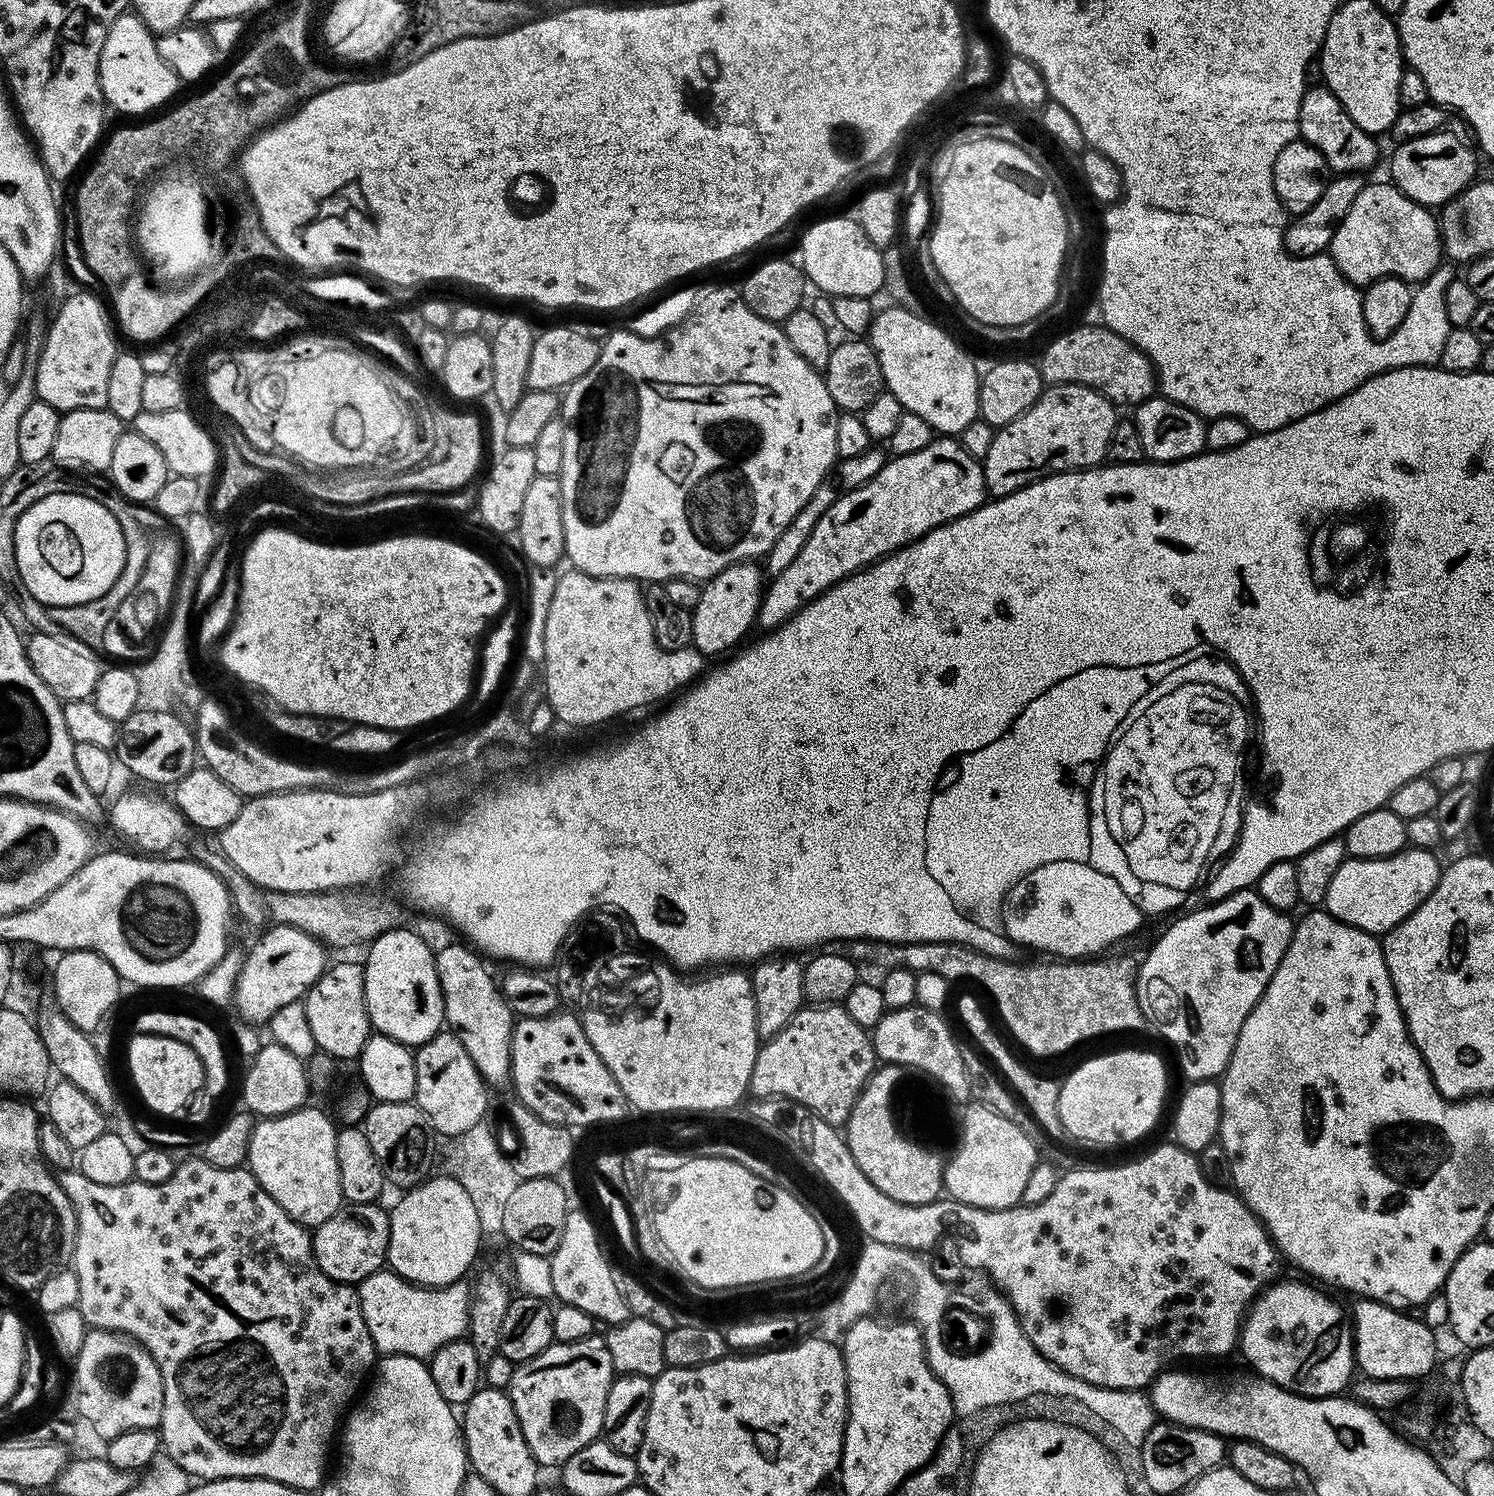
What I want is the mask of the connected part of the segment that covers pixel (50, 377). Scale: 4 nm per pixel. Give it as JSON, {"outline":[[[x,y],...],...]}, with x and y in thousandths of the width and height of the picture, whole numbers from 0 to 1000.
{"outline":[[[49,195],[37,206],[37,212],[35,214],[34,212],[31,217],[28,237],[24,245],[24,263],[41,277],[72,271],[71,261],[79,231],[75,225],[76,217],[73,207],[68,199],[67,201],[59,195]]]}

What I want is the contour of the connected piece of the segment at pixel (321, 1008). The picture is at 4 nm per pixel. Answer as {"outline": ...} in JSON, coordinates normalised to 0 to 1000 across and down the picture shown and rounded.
{"outline":[[[230,642],[228,644],[223,644],[210,656],[210,659],[203,666],[203,678],[207,684],[210,697],[215,704],[222,706],[225,710],[228,709],[238,709],[241,703],[245,699],[249,684],[246,682],[245,675],[245,654],[244,645],[236,642]]]}

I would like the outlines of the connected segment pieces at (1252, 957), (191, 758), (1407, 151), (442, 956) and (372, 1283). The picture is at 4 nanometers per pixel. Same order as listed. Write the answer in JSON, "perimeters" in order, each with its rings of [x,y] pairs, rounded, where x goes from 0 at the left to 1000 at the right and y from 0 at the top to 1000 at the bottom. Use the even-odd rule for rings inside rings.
{"perimeters":[[[[831,595],[825,597],[819,602],[809,603],[803,607],[797,608],[789,614],[777,624],[774,628],[774,632],[768,636],[766,642],[764,641],[762,644],[762,655],[764,658],[764,671],[767,674],[767,679],[769,682],[774,684],[774,687],[787,700],[787,703],[790,705],[790,714],[793,716],[793,723],[813,723],[819,720],[819,716],[822,714],[823,707],[826,705],[826,699],[829,697],[829,691],[831,689],[831,683],[839,675],[839,672],[845,667],[850,654],[853,654],[853,648],[855,648],[855,643],[858,643],[858,638],[861,638],[861,632],[863,632],[863,627],[866,620],[866,615],[864,612],[855,608],[850,606],[843,600],[843,597],[840,595]]],[[[92,475],[82,482],[79,487],[76,505],[82,515],[84,513],[89,516],[92,521],[99,524],[117,525],[132,513],[133,502],[129,487],[127,482],[125,484],[117,477],[115,475],[107,477]]],[[[969,88],[958,88],[952,92],[946,92],[936,97],[932,104],[931,122],[944,134],[948,134],[954,138],[969,136],[986,122],[987,118],[985,117],[988,115],[989,102],[985,102],[973,89]]],[[[307,630],[300,631],[298,634],[293,633],[290,636],[299,686],[305,691],[307,697],[312,699],[312,705],[315,705],[317,713],[320,713],[325,725],[339,725],[343,718],[341,697],[344,677],[333,658],[333,653],[331,655],[327,650],[324,645],[325,640],[313,630]]],[[[255,849],[248,852],[240,860],[242,881],[245,881],[245,889],[248,889],[248,894],[250,894],[252,904],[260,906],[276,906],[286,910],[294,901],[301,897],[309,895],[313,889],[313,872],[315,861],[313,858],[300,858],[298,861],[282,861],[280,858],[275,858],[265,850]]]]}

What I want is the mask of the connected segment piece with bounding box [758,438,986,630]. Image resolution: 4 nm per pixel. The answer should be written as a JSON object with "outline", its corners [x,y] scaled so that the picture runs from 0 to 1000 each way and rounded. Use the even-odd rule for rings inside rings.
{"outline":[[[624,293],[622,298],[619,298],[612,303],[597,305],[590,311],[590,314],[588,314],[588,317],[582,320],[582,322],[560,333],[558,338],[556,338],[556,341],[553,341],[553,344],[548,346],[548,352],[542,354],[542,360],[539,360],[537,368],[534,368],[534,373],[531,373],[531,376],[529,376],[529,378],[526,378],[523,384],[516,386],[511,394],[511,401],[509,403],[508,419],[510,418],[509,420],[511,421],[519,421],[522,417],[526,416],[532,409],[537,408],[541,403],[548,400],[561,389],[576,382],[582,377],[591,374],[602,366],[606,366],[607,364],[617,360],[622,354],[640,348],[642,345],[649,344],[659,336],[659,334],[658,309],[647,303],[642,293]]]}

